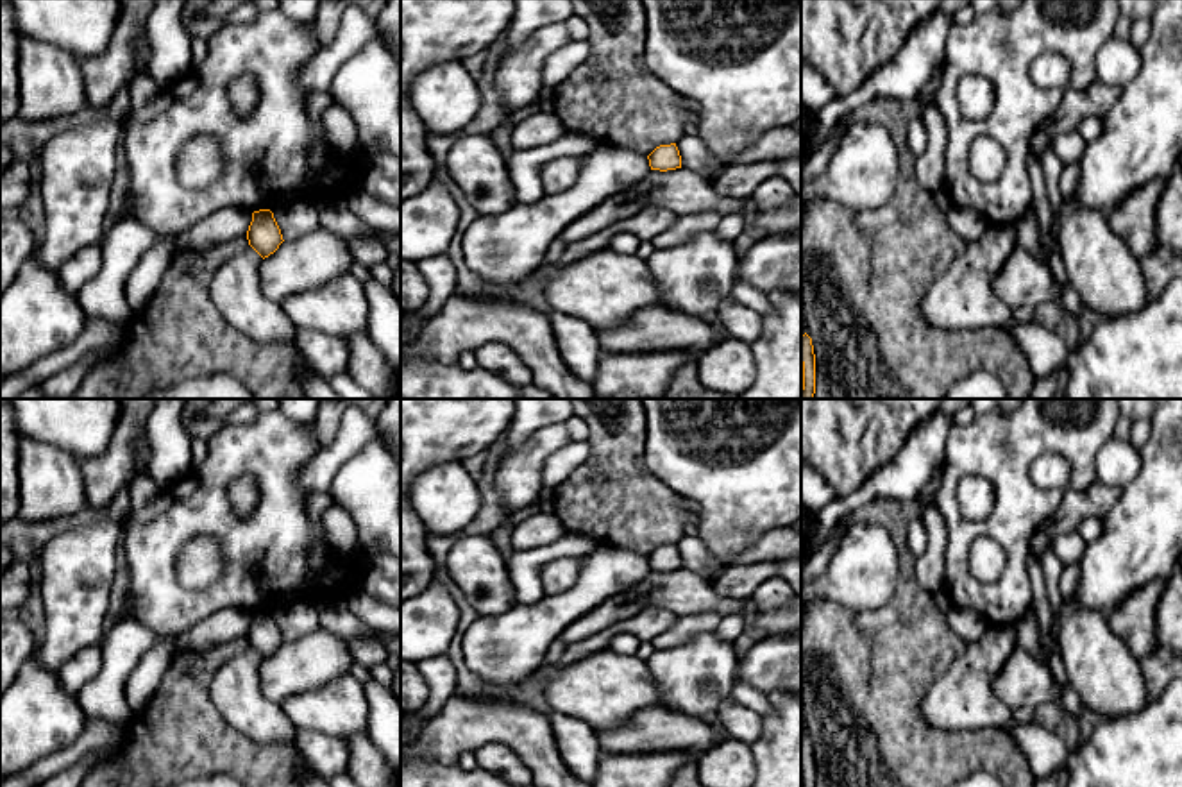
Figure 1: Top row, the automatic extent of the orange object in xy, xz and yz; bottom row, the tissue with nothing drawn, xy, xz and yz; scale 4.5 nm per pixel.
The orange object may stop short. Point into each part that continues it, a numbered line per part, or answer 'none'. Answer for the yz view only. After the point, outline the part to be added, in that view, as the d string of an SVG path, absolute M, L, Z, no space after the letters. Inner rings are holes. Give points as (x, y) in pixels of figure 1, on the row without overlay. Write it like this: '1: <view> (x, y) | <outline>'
none

